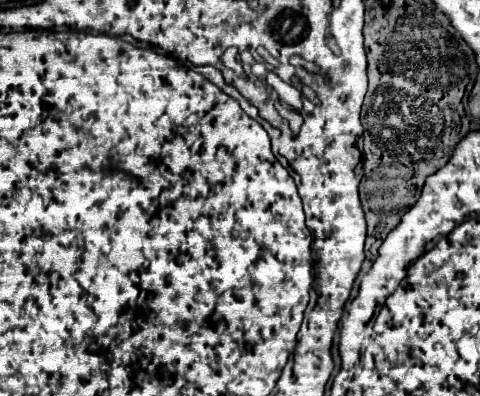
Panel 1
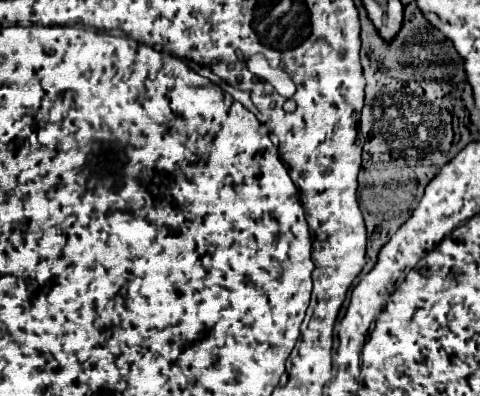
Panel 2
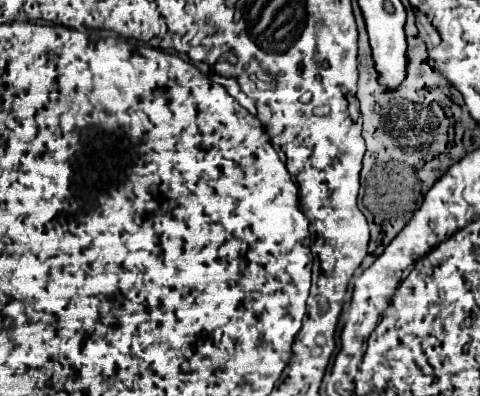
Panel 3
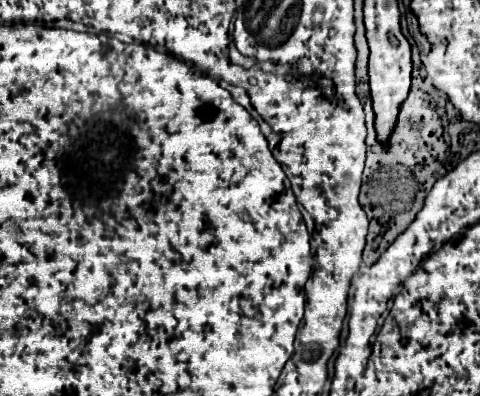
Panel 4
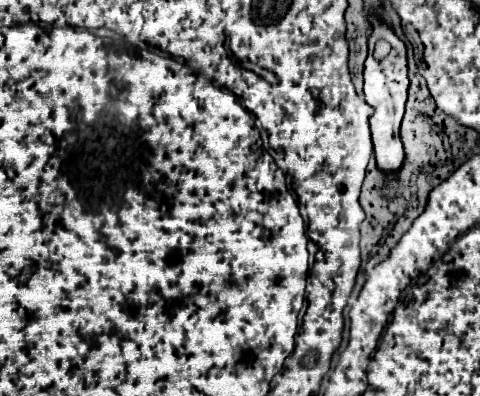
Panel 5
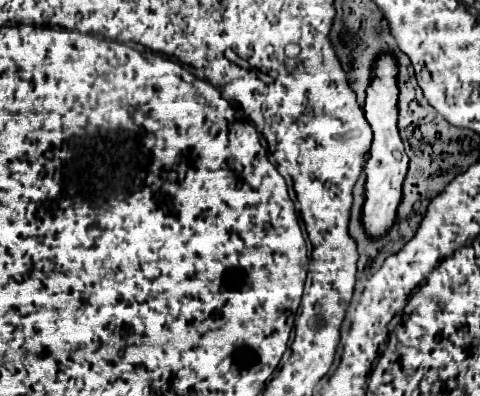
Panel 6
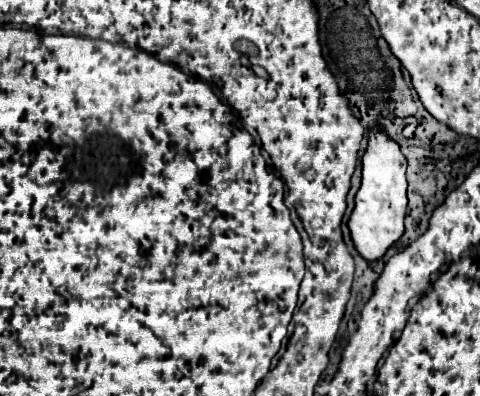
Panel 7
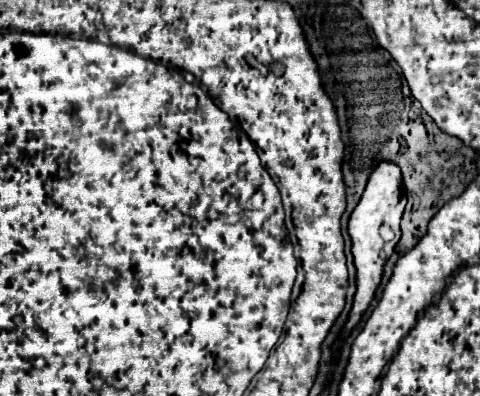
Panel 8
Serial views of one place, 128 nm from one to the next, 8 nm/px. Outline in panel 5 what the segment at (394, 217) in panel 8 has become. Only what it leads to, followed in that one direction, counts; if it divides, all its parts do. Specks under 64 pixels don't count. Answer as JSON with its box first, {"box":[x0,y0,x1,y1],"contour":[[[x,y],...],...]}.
{"box":[364,14,408,172],"contour":[[[372,14],[368,18],[370,26],[372,26],[372,34],[368,40],[368,48],[372,52],[376,40],[384,38],[390,42],[392,50],[386,58],[382,60],[374,60],[374,56],[370,54],[366,58],[366,68],[364,68],[364,96],[366,96],[366,104],[374,108],[374,114],[370,116],[370,128],[372,128],[372,142],[374,142],[374,152],[376,152],[376,162],[380,166],[380,170],[384,172],[394,172],[400,168],[402,164],[402,142],[400,142],[400,122],[404,116],[404,104],[406,104],[406,96],[408,96],[408,64],[406,64],[406,46],[404,42],[394,34],[392,26],[388,26],[380,16]]]}

